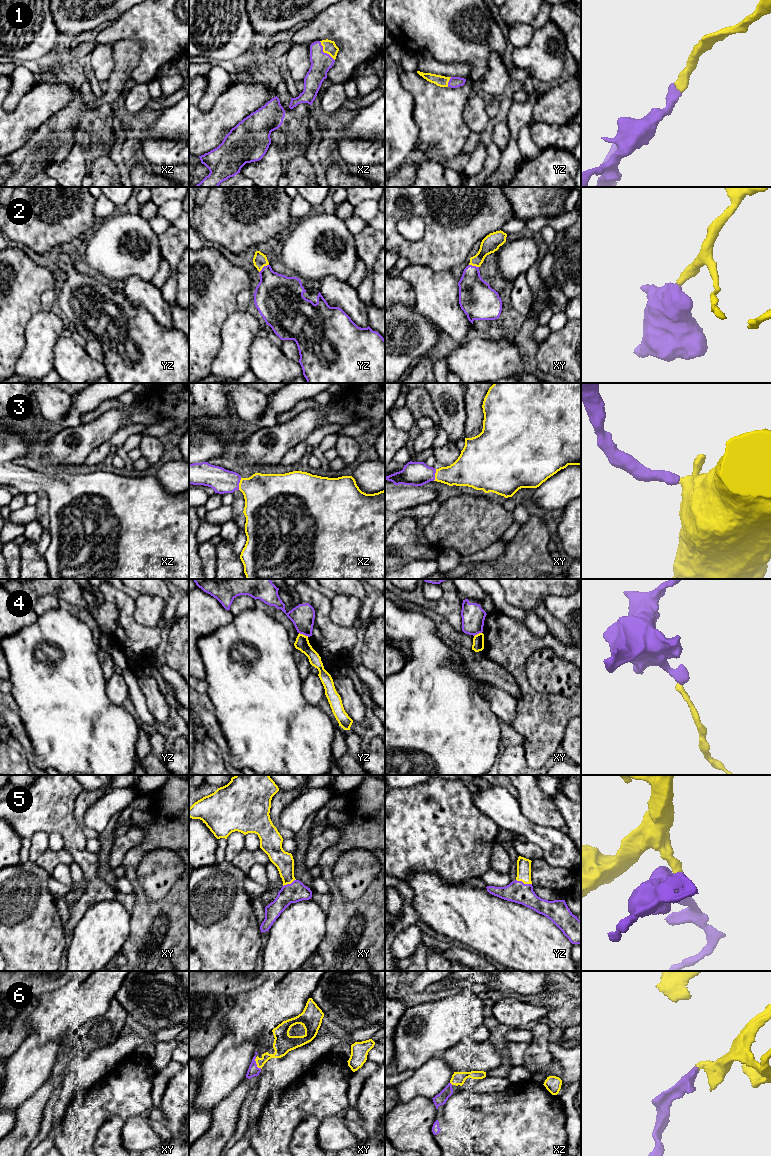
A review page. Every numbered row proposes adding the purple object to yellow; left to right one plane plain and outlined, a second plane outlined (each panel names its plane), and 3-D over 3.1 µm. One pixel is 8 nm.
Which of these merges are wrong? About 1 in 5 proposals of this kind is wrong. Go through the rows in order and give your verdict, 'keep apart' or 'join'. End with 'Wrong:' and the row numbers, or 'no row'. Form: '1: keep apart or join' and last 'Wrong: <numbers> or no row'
1: join
2: join
3: join
4: keep apart
5: join
6: join
Wrong: 4

